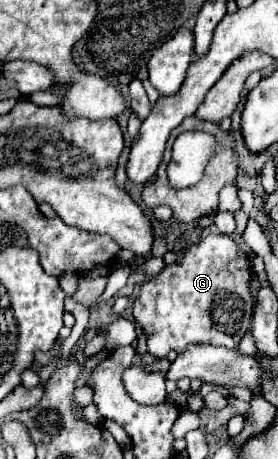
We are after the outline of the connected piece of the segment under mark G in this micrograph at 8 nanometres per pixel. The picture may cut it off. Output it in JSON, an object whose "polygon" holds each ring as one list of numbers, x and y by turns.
{"polygon":[[213,232,213,234,205,236,203,240,191,244,179,262,167,266,157,278,147,280,141,286,137,298,133,300,133,306,131,306,133,318,147,336,149,354,163,358,169,350,181,352,181,350,185,350,187,344,193,344,193,342,237,348,241,338,247,334,251,316,253,316,255,300,249,290,253,276,255,276,255,272,251,268,249,252,231,236]]}

